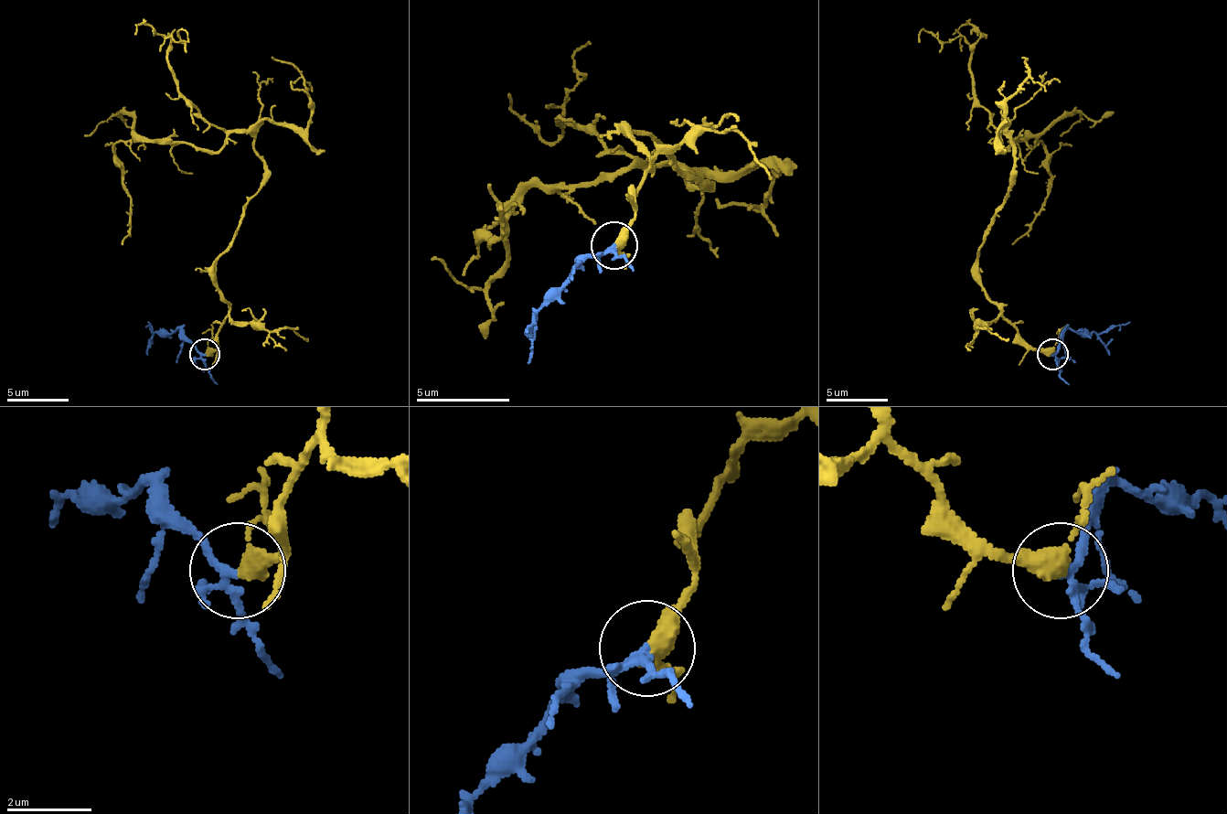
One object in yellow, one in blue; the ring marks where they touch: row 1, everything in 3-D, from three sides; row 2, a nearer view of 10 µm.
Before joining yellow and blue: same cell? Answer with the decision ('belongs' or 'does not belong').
belongs

